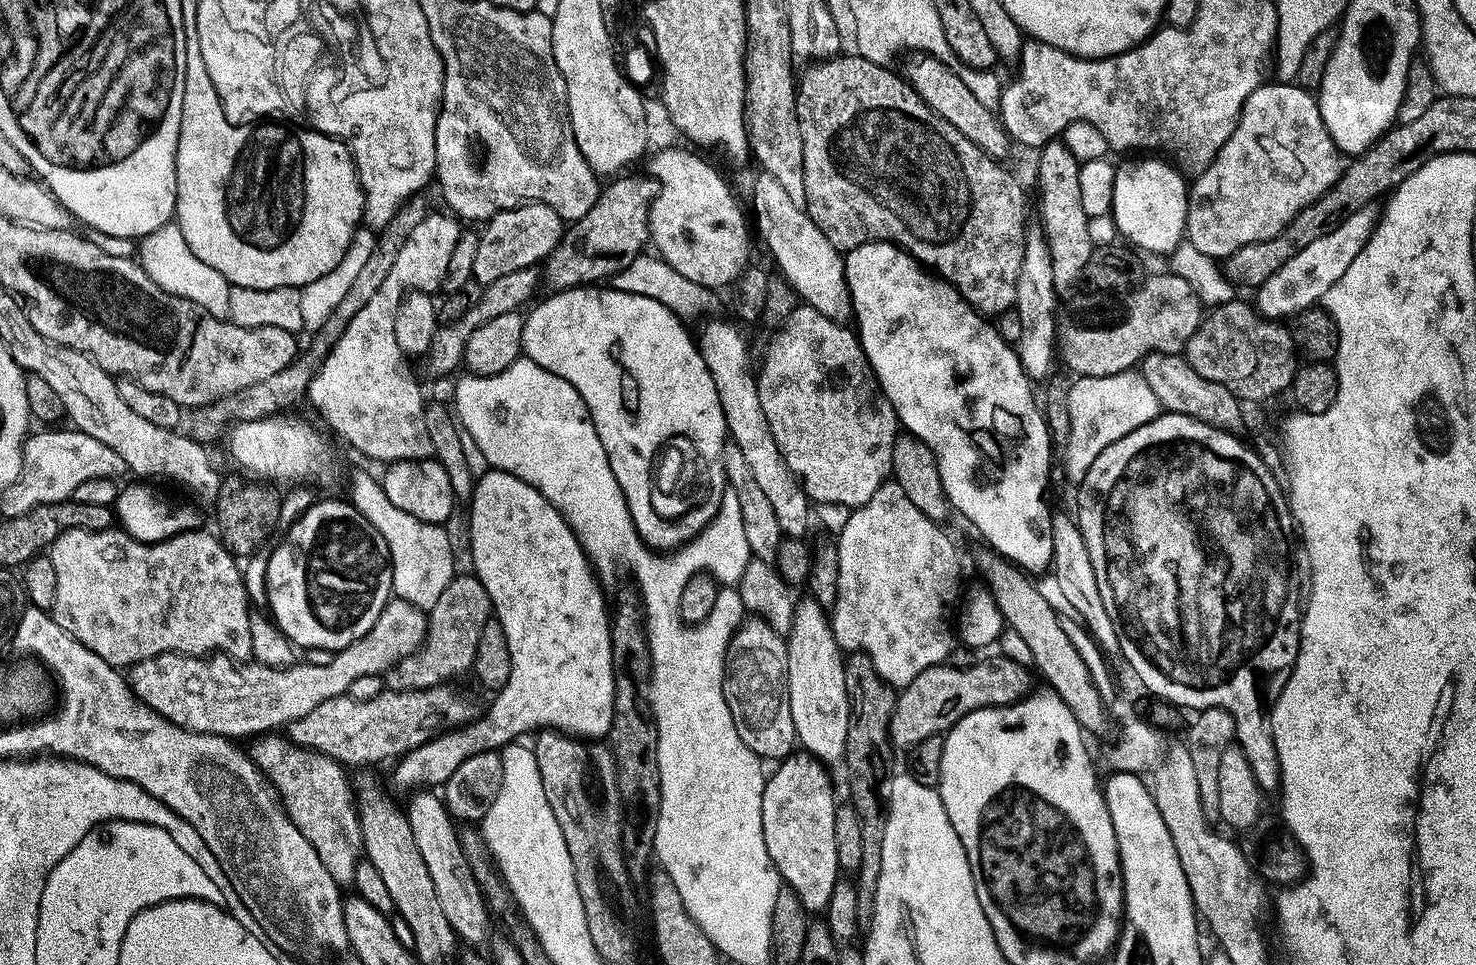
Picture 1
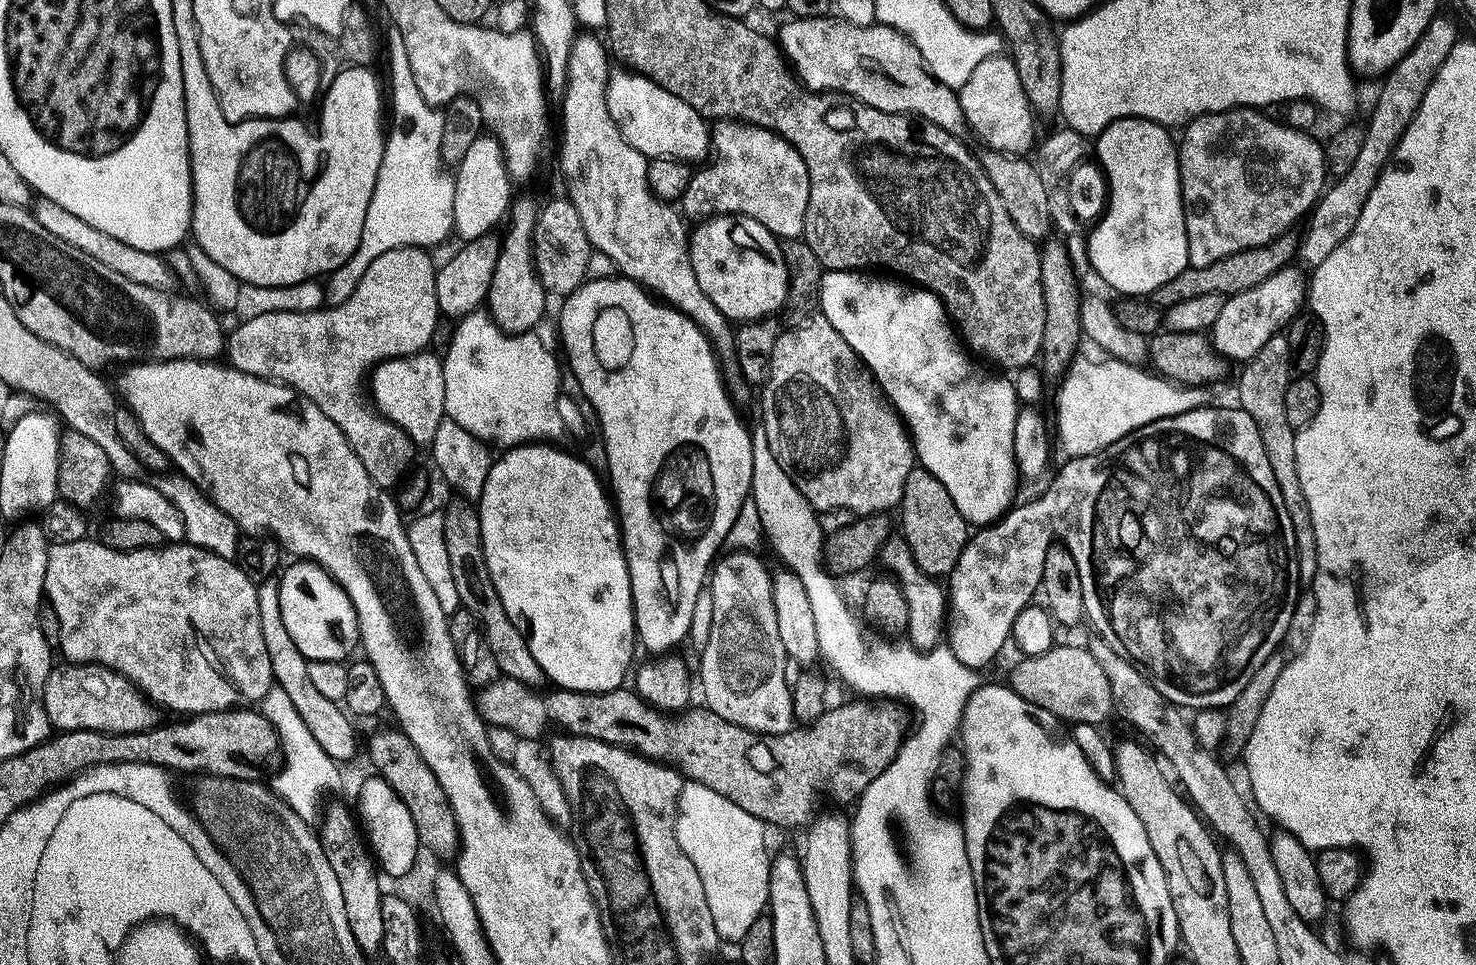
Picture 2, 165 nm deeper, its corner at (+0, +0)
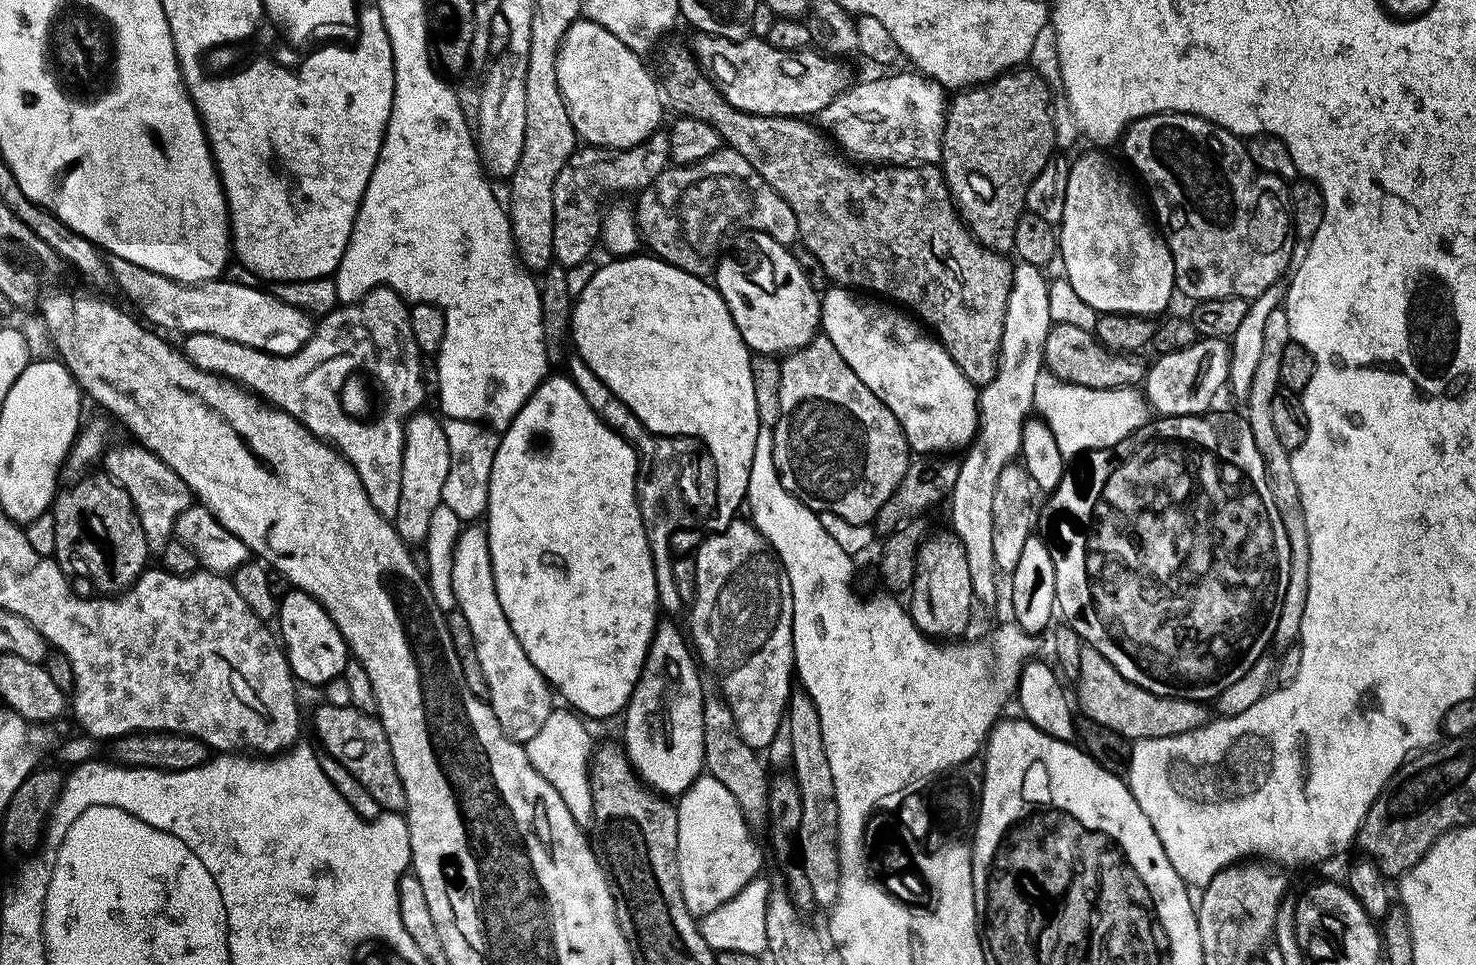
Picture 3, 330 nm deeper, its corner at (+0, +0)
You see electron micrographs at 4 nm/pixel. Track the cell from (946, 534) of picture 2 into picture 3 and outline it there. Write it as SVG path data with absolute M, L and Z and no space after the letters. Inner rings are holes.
M945 530L937 536L929 535L916 556L916 573L910 589L910 615L918 630L933 642L956 642L968 632L972 624L972 607L978 601L970 564L966 562L965 546L955 532Z

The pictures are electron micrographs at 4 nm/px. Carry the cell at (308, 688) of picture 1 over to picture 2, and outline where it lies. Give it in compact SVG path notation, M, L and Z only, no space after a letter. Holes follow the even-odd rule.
M100 664L53 667L45 688L45 708L57 733L101 732L125 736L161 727L161 709L125 676Z

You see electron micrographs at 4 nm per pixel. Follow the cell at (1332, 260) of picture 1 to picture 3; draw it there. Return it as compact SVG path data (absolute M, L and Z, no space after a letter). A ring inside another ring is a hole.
M1201 339L1189 348L1160 356L1157 364L1149 367L1148 378L1142 385L1151 411L1160 418L1211 413L1212 403L1219 398L1220 391L1224 392L1229 387L1231 352L1232 345L1227 340Z

